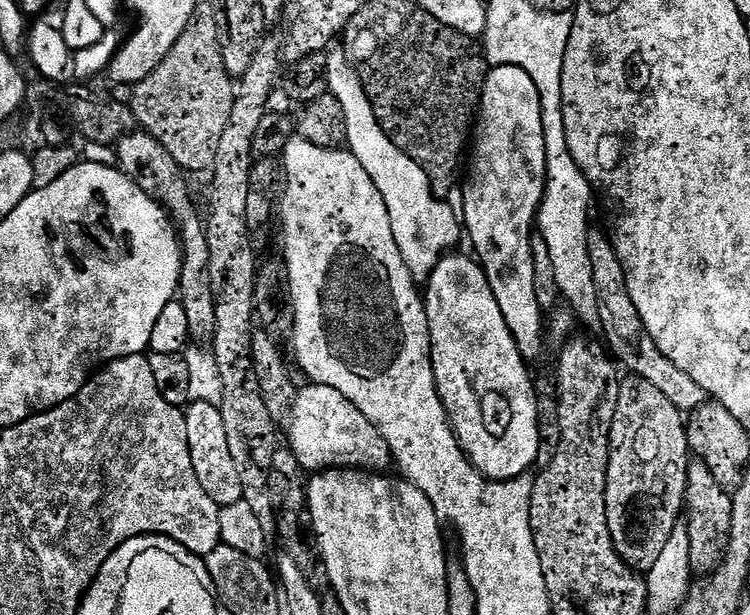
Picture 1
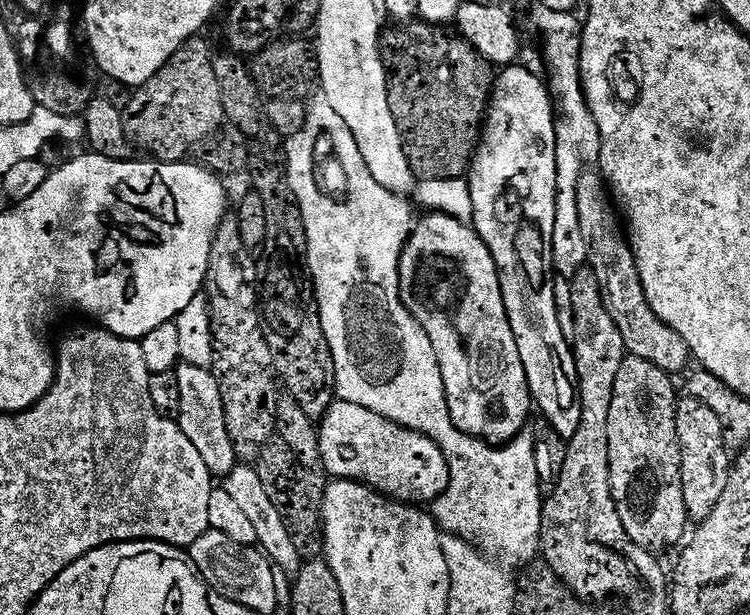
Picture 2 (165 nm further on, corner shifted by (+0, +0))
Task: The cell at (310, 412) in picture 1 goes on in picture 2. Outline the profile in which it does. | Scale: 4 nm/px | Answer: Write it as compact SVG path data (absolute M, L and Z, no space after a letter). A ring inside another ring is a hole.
M337 399L329 404L318 424L320 441L320 464L329 472L329 477L338 480L359 480L367 484L383 496L390 496L401 502L411 501L411 496L424 496L428 492L428 480L435 476L443 477L448 471L440 447L433 440L420 432L412 432L403 428L393 420L382 418L382 414L374 414L374 410L366 410L366 406L354 406L350 402Z

